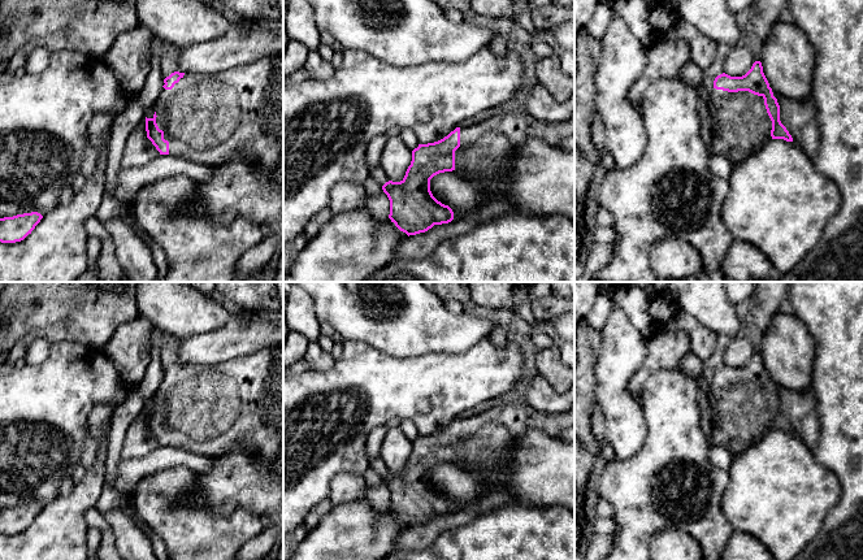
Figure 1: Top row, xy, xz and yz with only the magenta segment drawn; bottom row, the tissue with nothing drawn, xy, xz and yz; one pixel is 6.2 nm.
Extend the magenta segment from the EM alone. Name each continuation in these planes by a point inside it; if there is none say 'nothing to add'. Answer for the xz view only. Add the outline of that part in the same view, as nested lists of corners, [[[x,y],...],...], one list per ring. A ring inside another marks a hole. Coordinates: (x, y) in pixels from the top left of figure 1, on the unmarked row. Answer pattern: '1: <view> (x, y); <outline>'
1: xz (486, 441); [[[509,404],[460,420],[460,438],[455,442],[455,464],[477,474],[489,474],[507,465],[513,440],[528,430],[559,437],[574,426],[574,408],[548,414],[530,405]]]

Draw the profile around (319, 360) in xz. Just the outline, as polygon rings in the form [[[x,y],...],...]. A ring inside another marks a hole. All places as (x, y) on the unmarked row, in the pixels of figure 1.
[[[309,342],[304,360],[308,363],[309,370],[326,372],[335,365],[335,359],[330,352],[320,348],[317,342]]]

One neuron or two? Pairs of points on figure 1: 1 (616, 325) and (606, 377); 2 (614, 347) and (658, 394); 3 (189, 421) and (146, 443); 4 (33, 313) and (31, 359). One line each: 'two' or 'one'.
1: one
2: two
3: two
4: two

